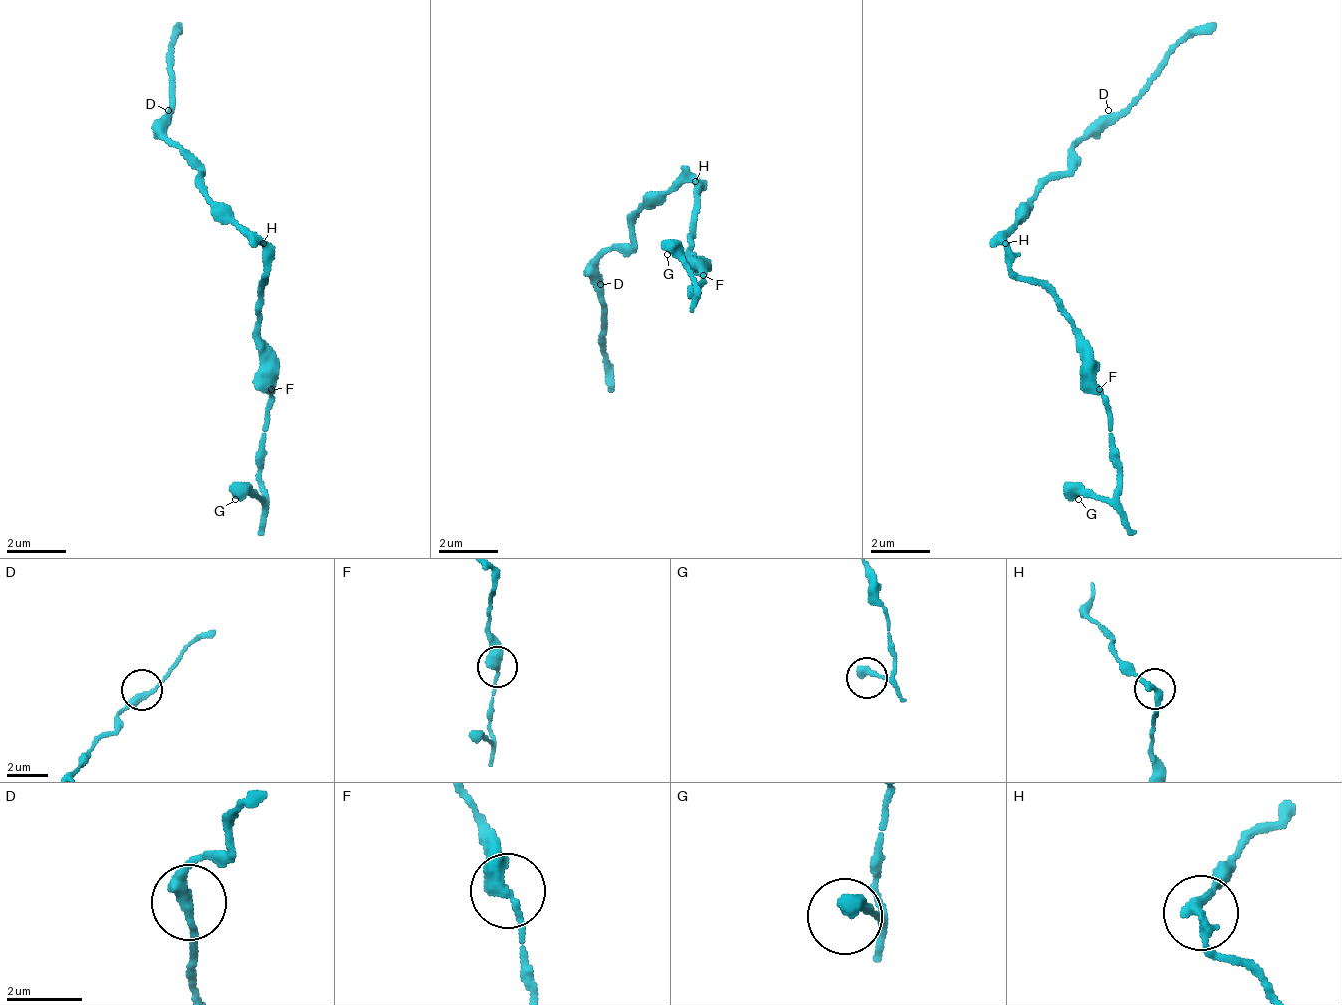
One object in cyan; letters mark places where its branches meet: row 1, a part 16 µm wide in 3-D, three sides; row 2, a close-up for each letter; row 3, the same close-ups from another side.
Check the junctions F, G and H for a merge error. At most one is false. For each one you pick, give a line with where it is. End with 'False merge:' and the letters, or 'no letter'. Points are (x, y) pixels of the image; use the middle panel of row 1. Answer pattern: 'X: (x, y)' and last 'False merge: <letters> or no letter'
H: (695, 181)
False merge: H

